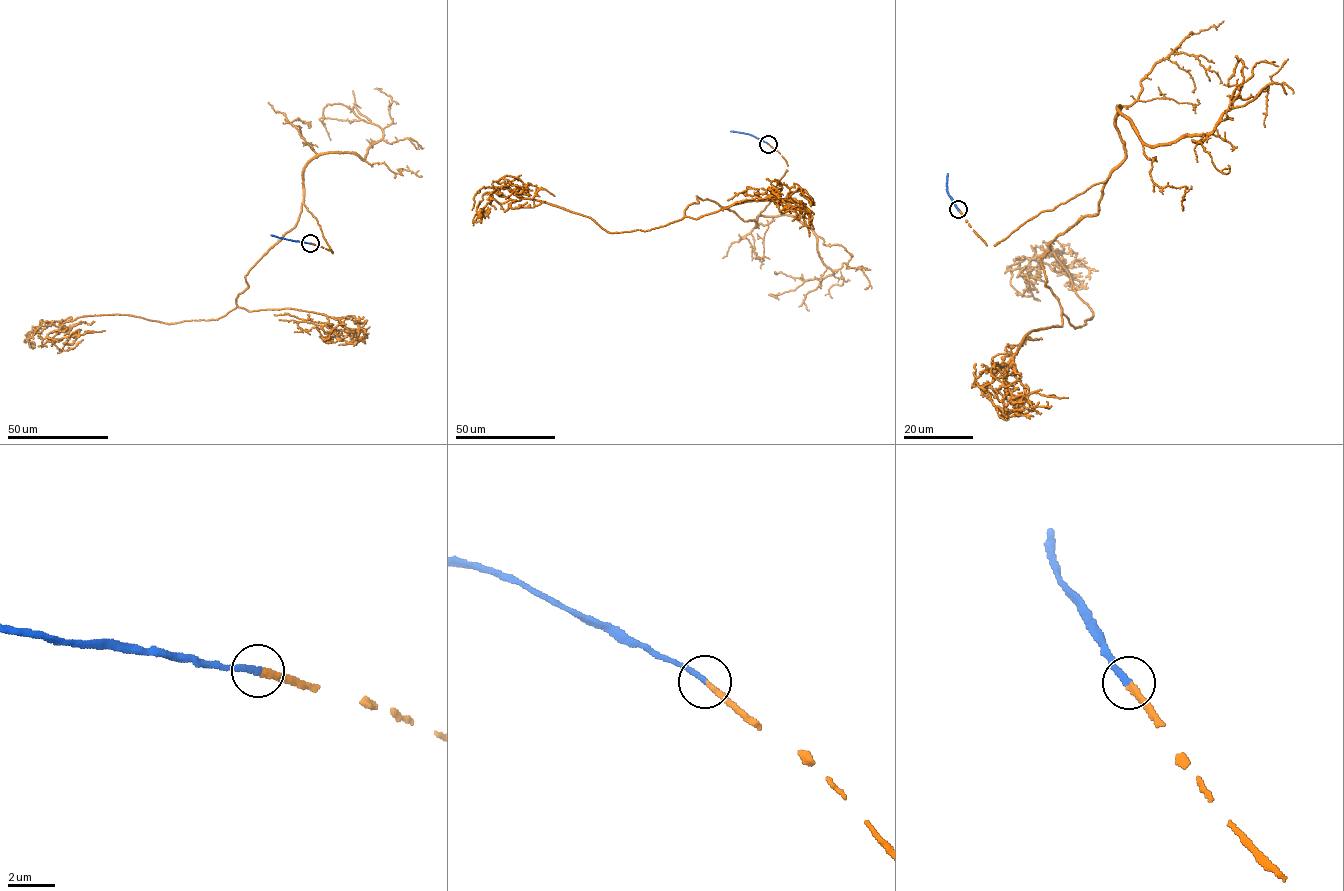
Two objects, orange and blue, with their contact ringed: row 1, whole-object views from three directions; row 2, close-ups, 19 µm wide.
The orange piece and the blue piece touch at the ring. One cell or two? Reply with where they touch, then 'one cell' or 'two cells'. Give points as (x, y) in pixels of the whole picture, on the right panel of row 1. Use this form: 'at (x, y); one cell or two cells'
at (958, 209); one cell

